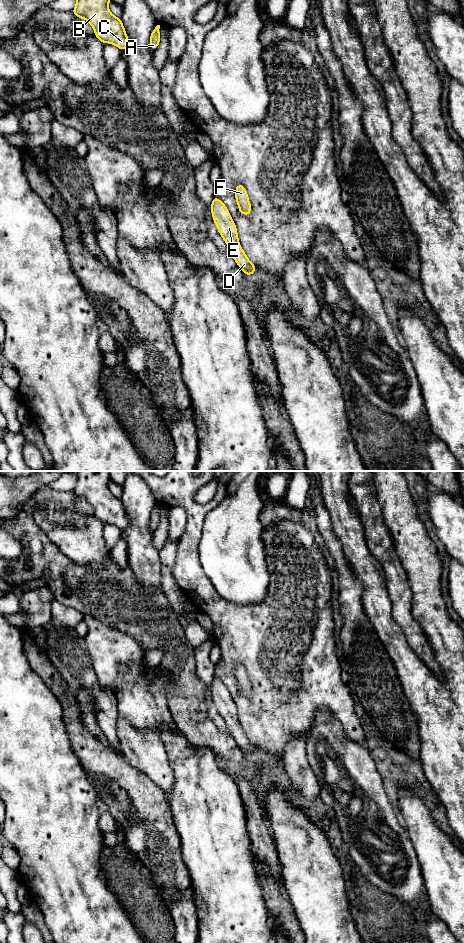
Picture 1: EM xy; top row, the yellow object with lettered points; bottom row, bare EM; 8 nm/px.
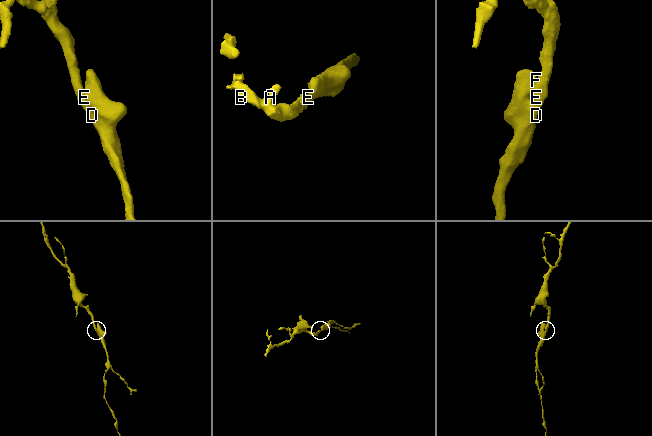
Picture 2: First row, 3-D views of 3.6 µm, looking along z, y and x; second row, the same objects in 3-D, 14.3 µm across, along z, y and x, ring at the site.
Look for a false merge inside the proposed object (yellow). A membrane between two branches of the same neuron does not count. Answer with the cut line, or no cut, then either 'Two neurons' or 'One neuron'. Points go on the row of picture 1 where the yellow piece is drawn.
No split. One neuron

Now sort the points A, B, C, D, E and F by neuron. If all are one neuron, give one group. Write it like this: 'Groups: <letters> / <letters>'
Groups: A B C D E F

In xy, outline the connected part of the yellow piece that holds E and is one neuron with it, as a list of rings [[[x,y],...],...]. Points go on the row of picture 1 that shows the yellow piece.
[[[215,196],[211,203],[211,213],[219,234],[228,245],[229,254],[234,258],[244,275],[254,274],[256,271],[255,265],[248,259],[240,246],[234,221],[225,204]]]

